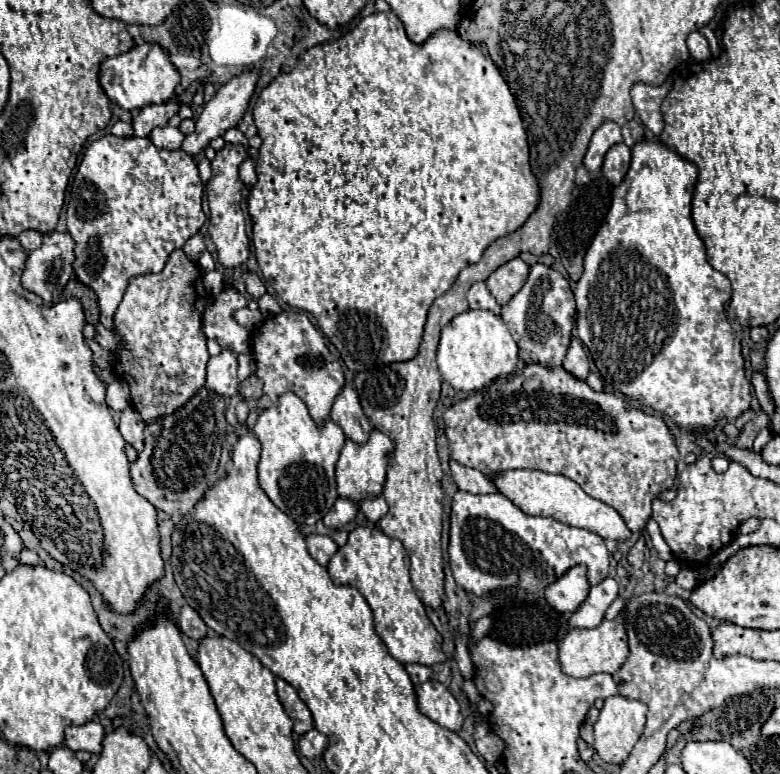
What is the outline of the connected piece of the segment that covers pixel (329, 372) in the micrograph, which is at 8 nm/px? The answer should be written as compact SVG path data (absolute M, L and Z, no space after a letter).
M284 311L266 319L254 331L252 355L256 361L256 375L264 383L264 395L258 399L258 407L272 407L282 393L292 391L306 403L310 417L318 425L328 419L330 407L346 381L340 363L324 345L324 333L310 323L304 311Z

